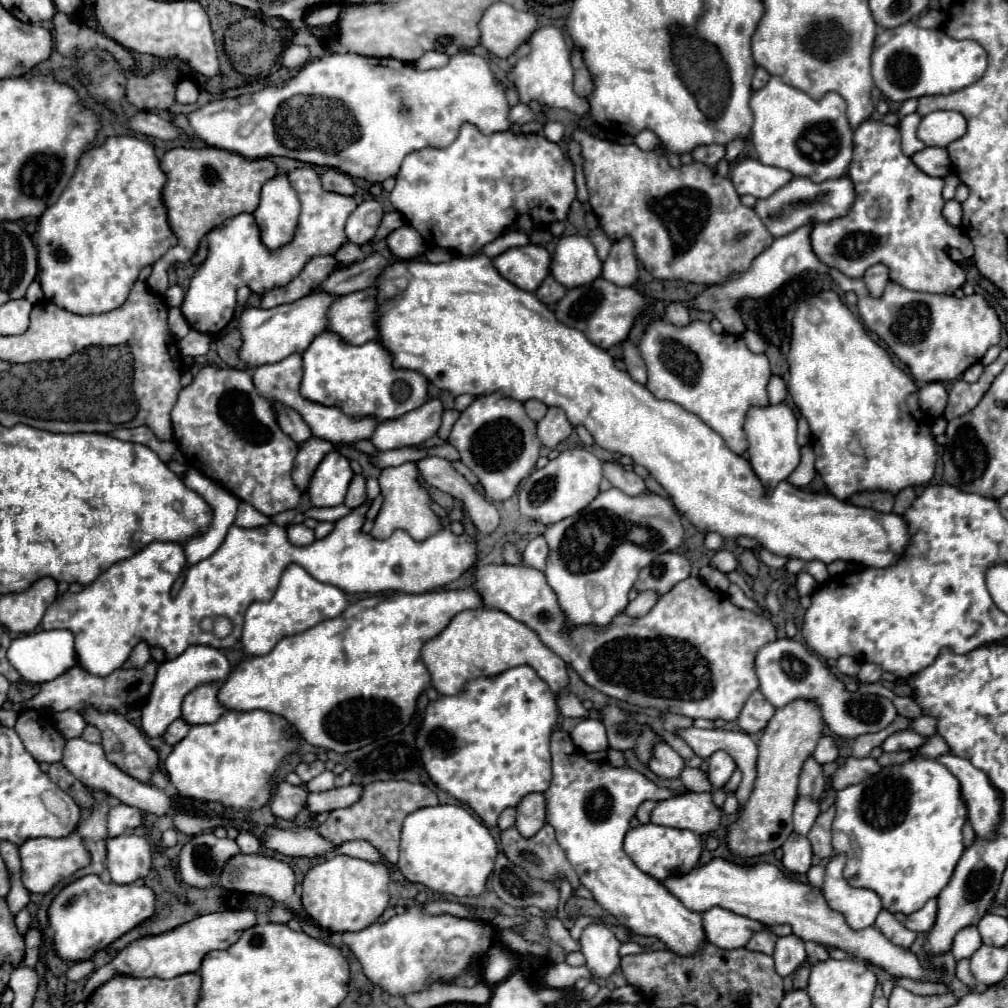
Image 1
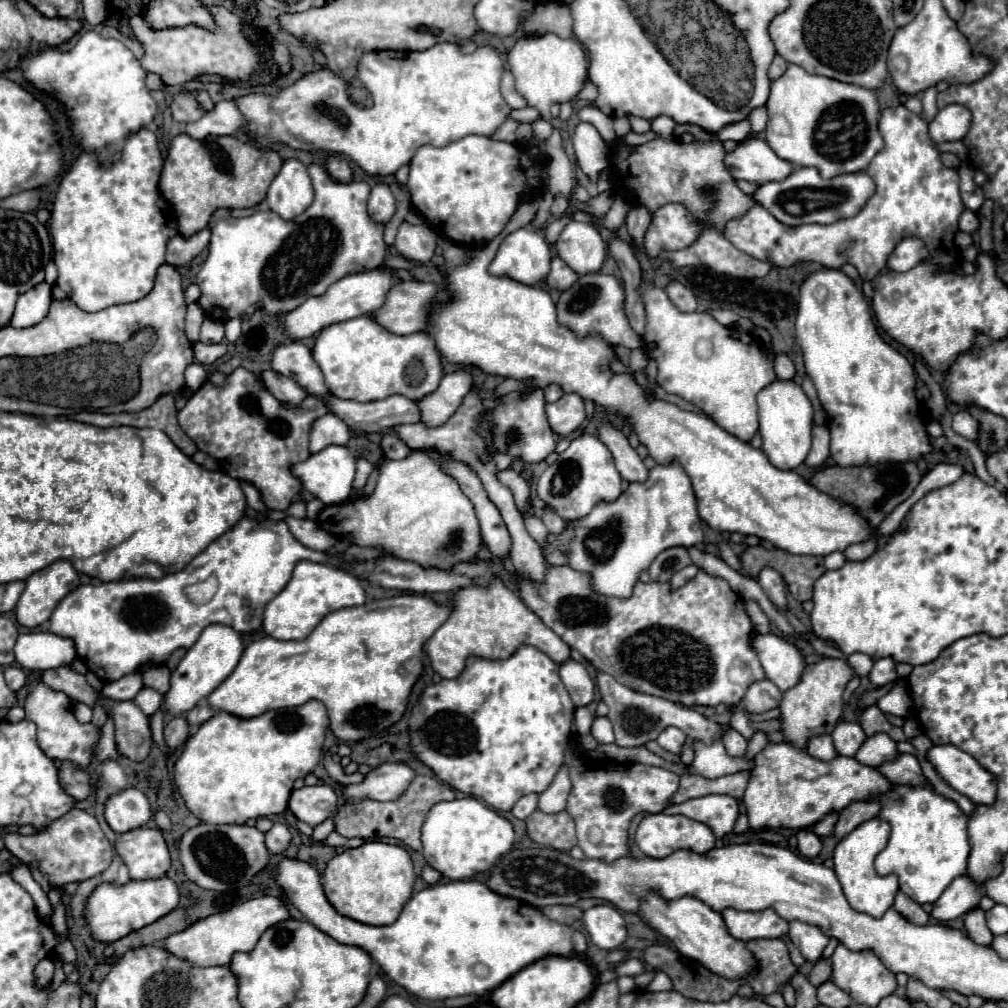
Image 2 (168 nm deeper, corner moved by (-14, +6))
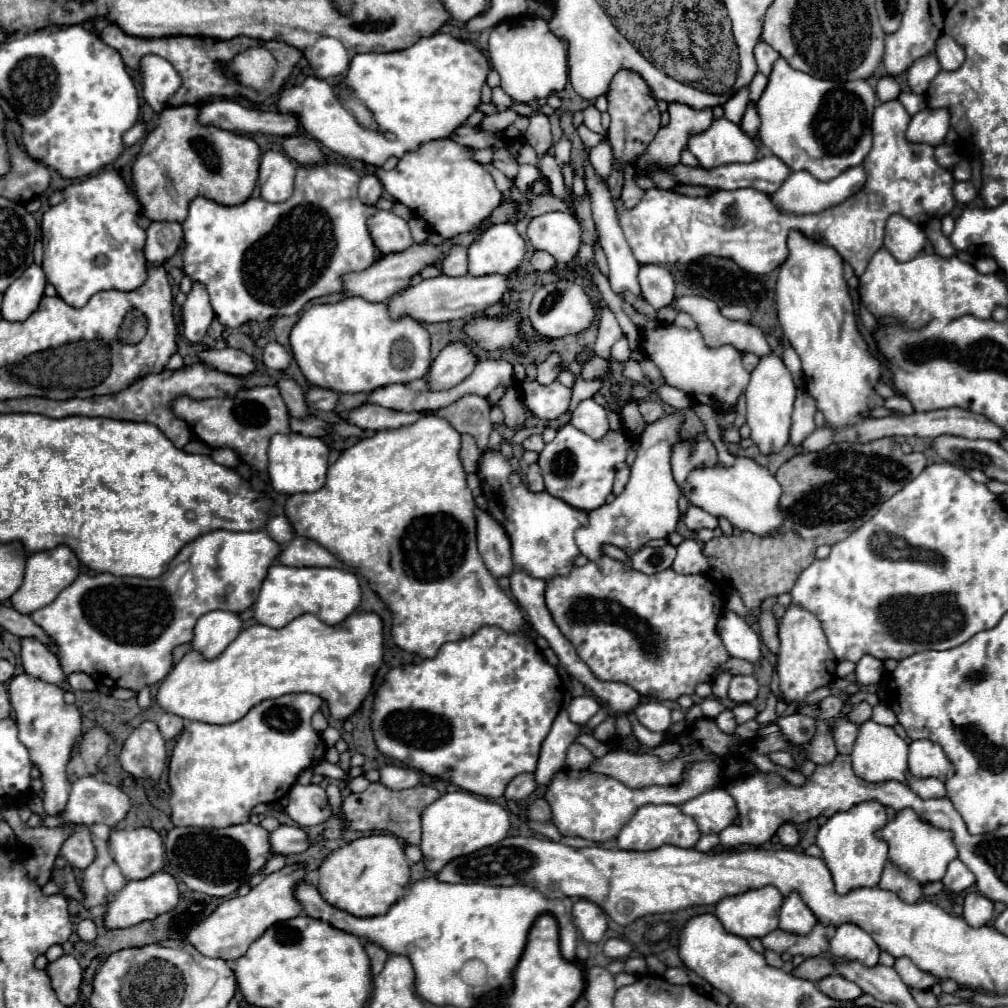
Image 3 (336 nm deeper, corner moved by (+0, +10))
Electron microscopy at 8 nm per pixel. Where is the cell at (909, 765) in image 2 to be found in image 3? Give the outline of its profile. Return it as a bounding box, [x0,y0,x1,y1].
[906,770,946,798]

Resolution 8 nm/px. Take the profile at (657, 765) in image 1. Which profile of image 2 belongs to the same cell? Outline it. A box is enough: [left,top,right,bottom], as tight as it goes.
[658,726,686,754]

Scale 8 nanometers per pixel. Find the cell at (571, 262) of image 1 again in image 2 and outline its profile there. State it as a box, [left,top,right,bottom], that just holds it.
[556,220,606,276]

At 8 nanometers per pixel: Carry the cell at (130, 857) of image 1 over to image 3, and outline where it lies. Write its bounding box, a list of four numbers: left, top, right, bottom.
[108,828,164,880]

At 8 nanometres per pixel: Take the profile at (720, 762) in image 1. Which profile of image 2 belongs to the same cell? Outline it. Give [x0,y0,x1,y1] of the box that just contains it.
[722,728,746,756]

